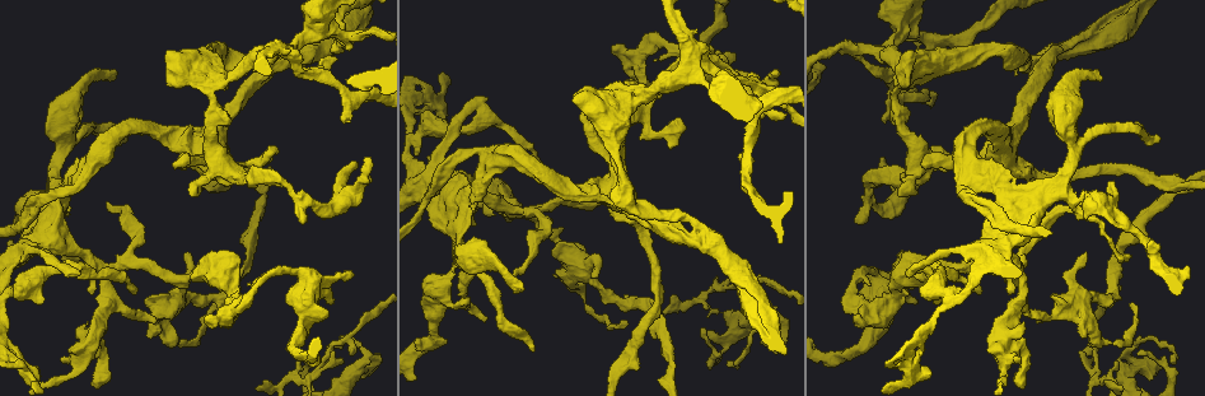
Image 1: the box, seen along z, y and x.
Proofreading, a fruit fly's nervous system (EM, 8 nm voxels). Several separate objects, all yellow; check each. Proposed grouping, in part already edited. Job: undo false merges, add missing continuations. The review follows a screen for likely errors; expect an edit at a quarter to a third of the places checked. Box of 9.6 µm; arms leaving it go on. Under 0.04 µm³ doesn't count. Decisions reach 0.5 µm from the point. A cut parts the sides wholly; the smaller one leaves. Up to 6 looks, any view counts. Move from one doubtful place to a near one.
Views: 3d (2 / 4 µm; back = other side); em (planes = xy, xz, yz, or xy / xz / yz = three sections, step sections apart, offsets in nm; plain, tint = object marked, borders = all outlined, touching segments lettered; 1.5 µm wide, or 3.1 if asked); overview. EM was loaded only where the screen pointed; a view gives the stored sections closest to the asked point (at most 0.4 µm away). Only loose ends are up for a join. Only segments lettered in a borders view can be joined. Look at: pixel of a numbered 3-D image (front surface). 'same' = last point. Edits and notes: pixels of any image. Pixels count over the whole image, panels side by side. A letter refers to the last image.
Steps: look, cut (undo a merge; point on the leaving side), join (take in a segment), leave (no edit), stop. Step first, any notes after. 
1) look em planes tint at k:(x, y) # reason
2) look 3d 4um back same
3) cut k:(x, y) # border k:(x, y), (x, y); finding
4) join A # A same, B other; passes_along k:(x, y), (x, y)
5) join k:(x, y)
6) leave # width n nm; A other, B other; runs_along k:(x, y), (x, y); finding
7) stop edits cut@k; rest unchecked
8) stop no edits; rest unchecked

look 3d 4um at 1:(352, 275) # an open end

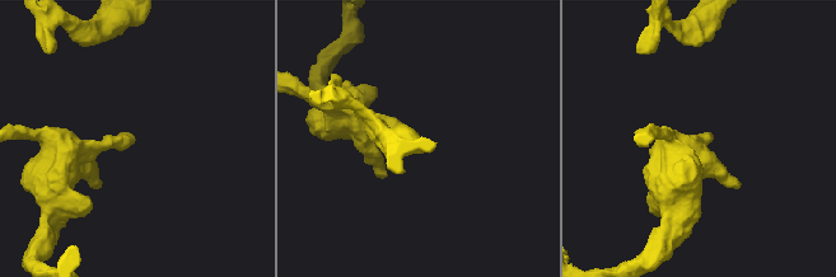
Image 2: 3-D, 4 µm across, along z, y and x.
look em planes borders at 2:(704, 139)

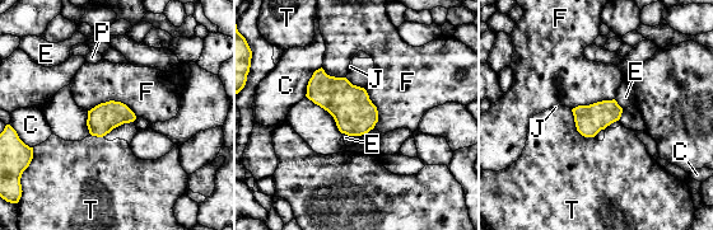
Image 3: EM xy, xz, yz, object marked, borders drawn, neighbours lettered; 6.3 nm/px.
leave # longest_contact F 320 nm; C other, E other, F other, J other, P other, T other; none of them fits

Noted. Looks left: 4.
look em xy step 4 borders at 1:(883, 118) # branch stops here

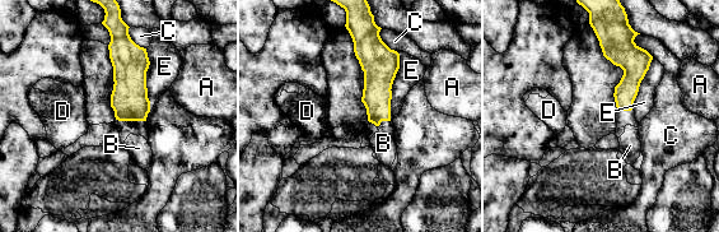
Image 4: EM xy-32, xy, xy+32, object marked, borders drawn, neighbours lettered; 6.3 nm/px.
look em planes borders same

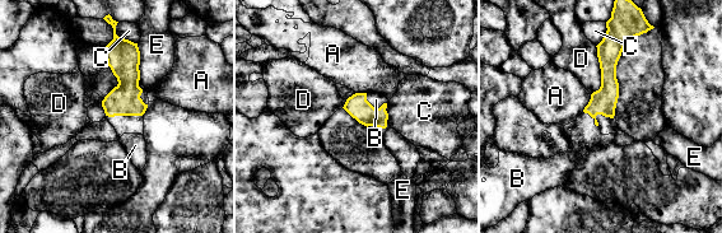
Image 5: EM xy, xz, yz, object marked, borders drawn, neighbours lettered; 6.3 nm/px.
join B # longest_contact D 320 nm; A other, B same, C other, D other, E other; the neuron continues

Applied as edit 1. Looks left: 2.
look overview # see it whole again

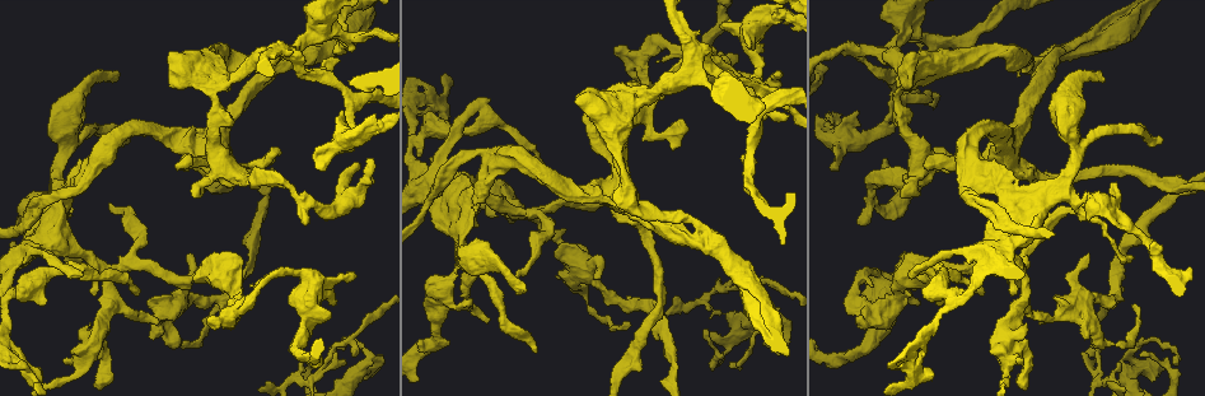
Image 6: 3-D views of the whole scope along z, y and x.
look em yz step 8 borders at 6:(1035, 56) # free end

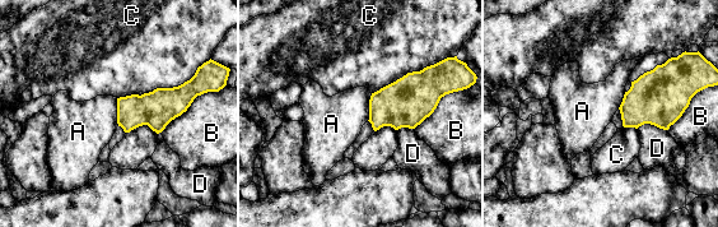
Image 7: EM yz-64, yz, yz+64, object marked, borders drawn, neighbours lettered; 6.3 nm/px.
leave # A other, B other, C other, D other; border 7:(196, 70), (177, 86), (117, 98); no lettered segment goes on from it

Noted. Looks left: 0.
stop edits join@5; rest unchecked

